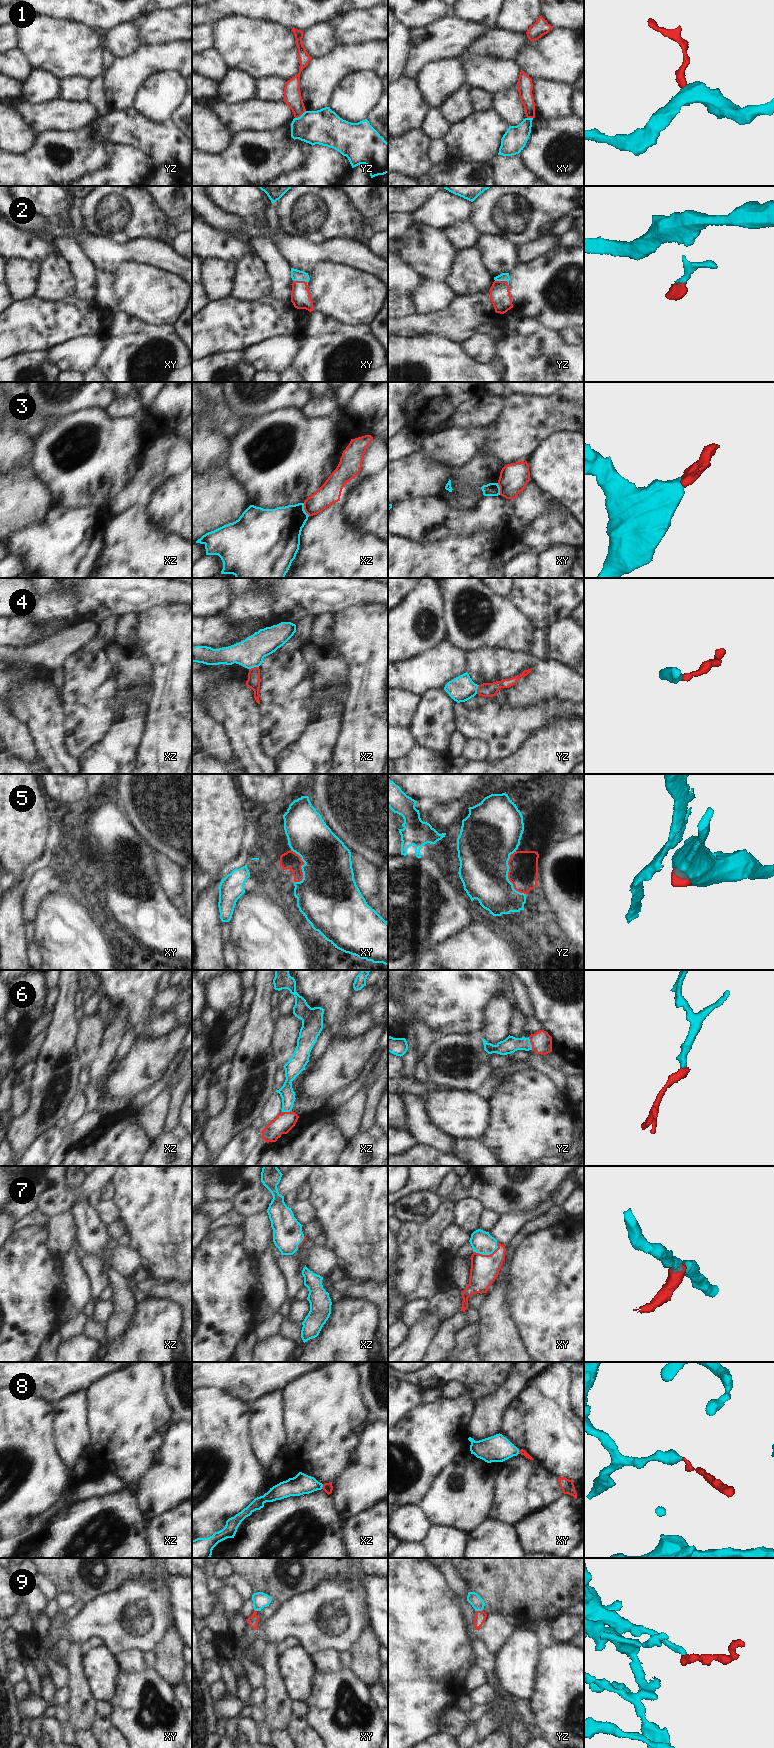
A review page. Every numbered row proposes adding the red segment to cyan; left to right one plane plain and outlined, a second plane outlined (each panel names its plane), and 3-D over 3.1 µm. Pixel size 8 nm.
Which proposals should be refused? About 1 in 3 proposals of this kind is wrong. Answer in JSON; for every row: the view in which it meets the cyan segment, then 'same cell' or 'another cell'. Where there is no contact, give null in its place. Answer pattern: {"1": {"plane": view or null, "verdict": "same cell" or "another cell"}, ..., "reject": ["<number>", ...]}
{"1": {"plane": "yz", "verdict": "another cell"}, "2": {"plane": "xy", "verdict": "same cell"}, "3": {"plane": "xz", "verdict": "another cell"}, "4": {"plane": "xz", "verdict": "same cell"}, "5": {"plane": "yz", "verdict": "same cell"}, "6": {"plane": "yz", "verdict": "same cell"}, "7": {"plane": "xy", "verdict": "same cell"}, "8": {"plane": "xz", "verdict": "same cell"}, "9": {"plane": "yz", "verdict": "same cell"}, "reject": ["1", "3"]}

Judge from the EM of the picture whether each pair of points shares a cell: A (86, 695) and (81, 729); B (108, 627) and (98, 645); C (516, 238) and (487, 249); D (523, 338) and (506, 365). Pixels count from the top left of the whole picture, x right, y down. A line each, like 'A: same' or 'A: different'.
A: same
B: same
C: different
D: same

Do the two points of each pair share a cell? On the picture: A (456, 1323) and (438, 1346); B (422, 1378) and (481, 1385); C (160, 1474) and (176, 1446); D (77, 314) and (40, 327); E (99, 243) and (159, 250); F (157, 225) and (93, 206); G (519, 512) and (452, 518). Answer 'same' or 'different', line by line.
A: same
B: same
C: same
D: same
E: same
F: same
G: same

